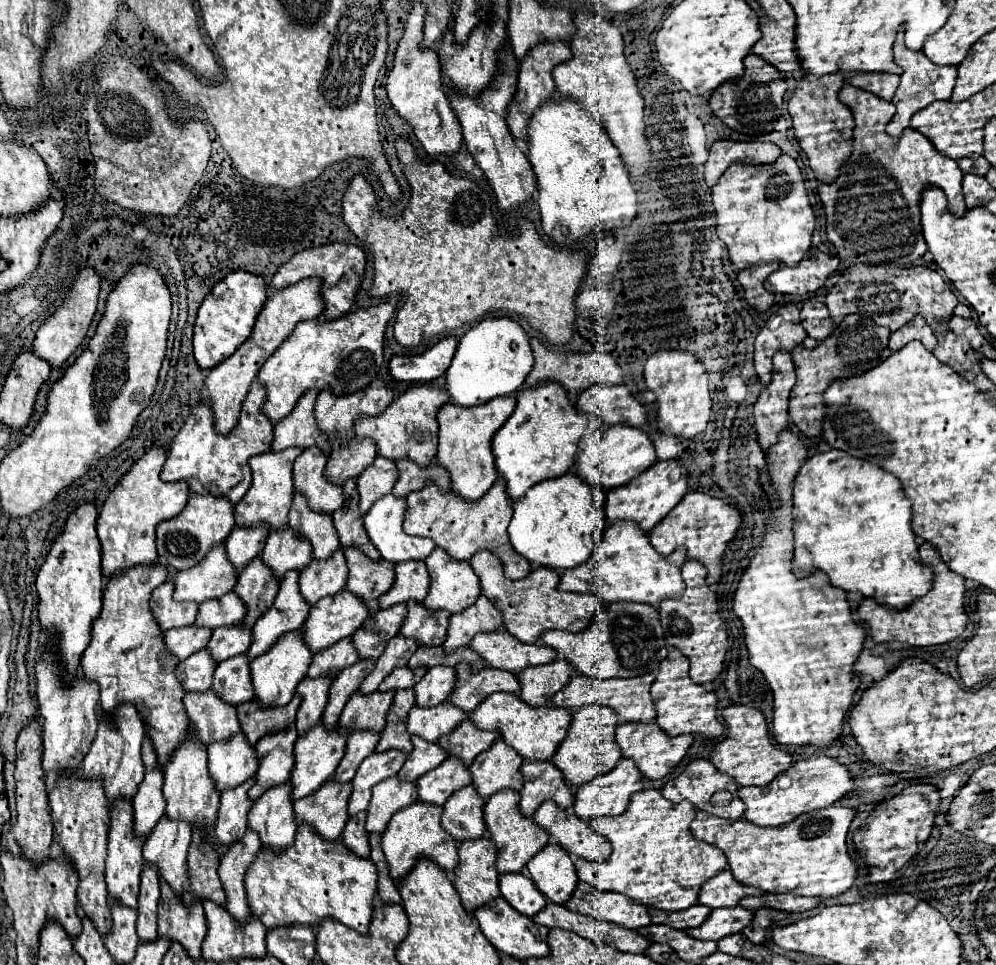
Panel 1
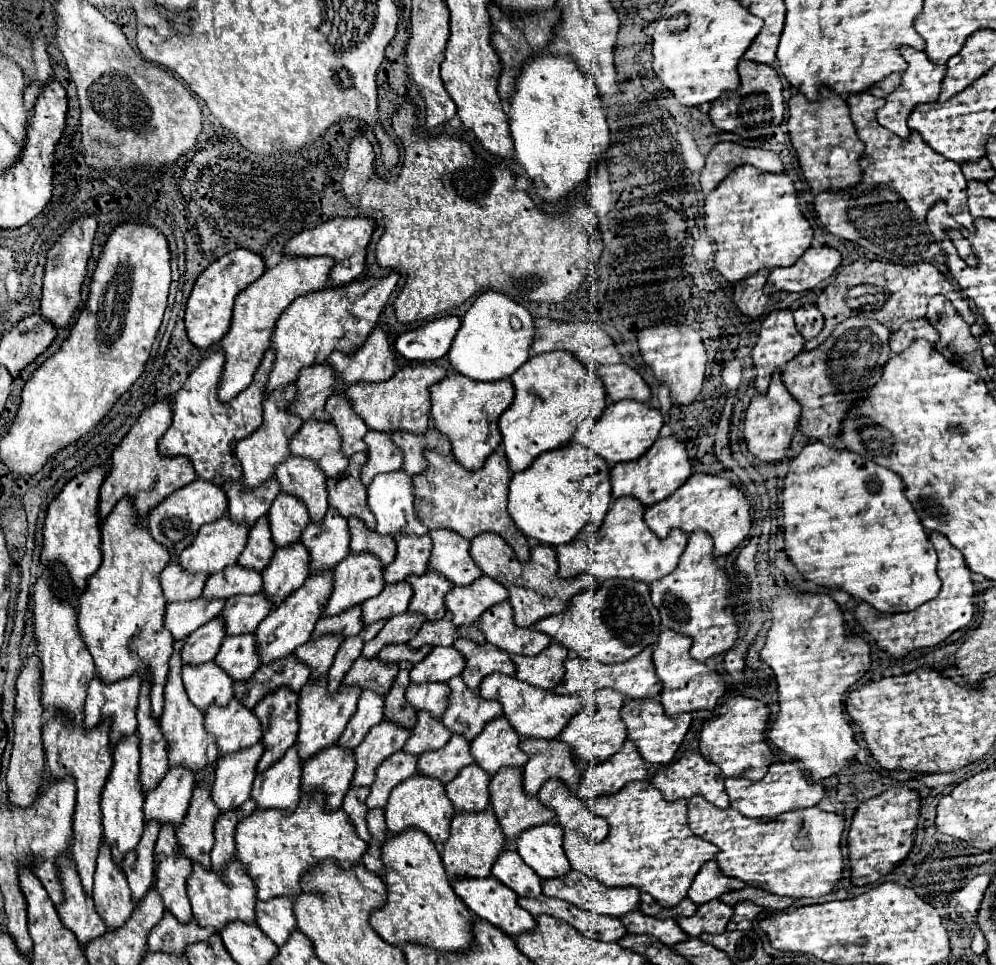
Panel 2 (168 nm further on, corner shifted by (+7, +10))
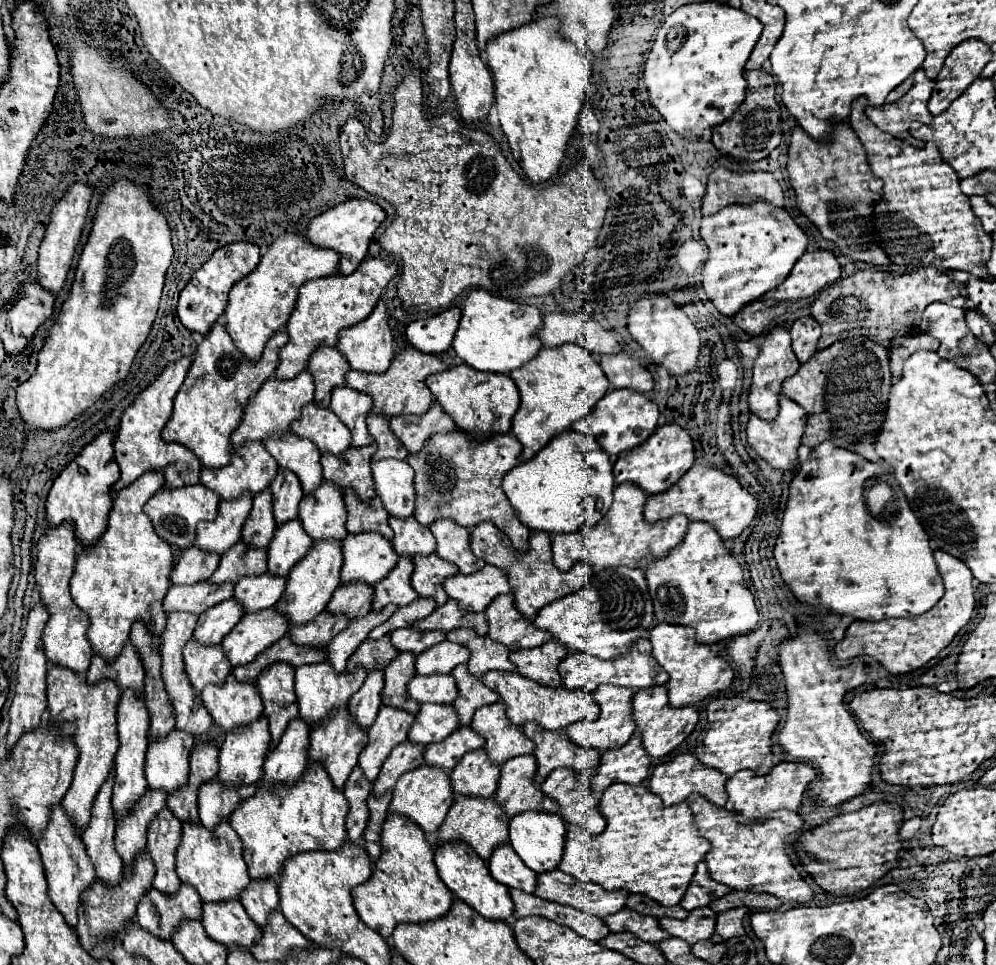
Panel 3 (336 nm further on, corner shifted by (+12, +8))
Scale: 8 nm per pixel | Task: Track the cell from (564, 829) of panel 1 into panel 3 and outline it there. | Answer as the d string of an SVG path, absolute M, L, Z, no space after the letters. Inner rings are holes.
M558 768L554 770L542 784L542 792L550 798L554 798L560 804L560 816L568 824L578 824L588 834L602 834L606 828L606 820L598 810L598 800L592 796L592 790L588 784L580 780L580 776L570 768Z

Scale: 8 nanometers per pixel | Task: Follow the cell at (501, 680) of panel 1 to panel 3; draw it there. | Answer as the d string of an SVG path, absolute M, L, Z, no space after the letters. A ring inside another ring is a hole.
M456 628L446 636L450 642L458 642L470 650L468 670L474 676L482 676L490 670L514 670L514 664L508 658L510 650L506 650L500 642L494 642L490 636L478 636L472 628Z

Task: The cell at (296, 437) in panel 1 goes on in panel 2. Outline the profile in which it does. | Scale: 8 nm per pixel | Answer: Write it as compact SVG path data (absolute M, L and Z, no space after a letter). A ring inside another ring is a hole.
M329 364L303 368L295 382L297 396L289 406L289 412L299 416L303 422L311 418L317 418L317 420L327 418L323 412L323 406L331 394L331 382L335 382L335 374L331 374Z

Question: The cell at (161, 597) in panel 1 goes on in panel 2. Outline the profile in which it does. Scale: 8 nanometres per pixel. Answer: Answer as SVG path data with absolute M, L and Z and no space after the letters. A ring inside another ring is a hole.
M169 564L161 574L159 582L167 602L189 602L201 596L205 586L203 574L187 574L179 564Z

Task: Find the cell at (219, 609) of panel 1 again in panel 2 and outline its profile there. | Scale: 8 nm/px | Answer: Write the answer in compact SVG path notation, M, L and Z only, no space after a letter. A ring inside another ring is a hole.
M229 566L223 574L215 574L215 578L207 578L203 588L205 600L227 600L239 594L259 594L263 590L261 574L251 574L251 570L239 570L239 566Z

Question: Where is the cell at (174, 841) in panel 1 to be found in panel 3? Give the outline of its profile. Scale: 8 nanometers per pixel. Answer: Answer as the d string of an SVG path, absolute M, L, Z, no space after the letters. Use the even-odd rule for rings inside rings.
M172 730L164 738L156 738L146 754L146 780L152 790L162 788L168 794L182 788L188 778L188 760L194 748L194 736Z

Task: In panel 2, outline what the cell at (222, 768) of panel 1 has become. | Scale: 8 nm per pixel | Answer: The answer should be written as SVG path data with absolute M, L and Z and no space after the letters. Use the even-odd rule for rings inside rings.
M235 698L225 708L209 706L205 710L205 728L215 738L219 756L251 748L263 736L255 714L251 710L243 710Z

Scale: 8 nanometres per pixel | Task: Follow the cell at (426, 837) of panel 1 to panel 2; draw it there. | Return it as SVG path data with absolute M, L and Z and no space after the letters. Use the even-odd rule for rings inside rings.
M419 774L411 776L411 780L405 780L399 786L395 786L391 790L389 802L385 806L385 822L387 822L387 832L391 836L399 834L403 830L409 830L409 828L417 828L417 830L425 832L435 844L445 844L453 816L455 816L455 808L451 808L449 798L445 796L443 784L439 784L433 778L419 776Z

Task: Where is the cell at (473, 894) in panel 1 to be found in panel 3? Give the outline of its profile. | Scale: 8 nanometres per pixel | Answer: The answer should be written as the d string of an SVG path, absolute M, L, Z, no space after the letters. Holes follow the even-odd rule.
M456 796L444 824L438 830L438 842L464 840L468 842L480 858L490 858L492 850L508 840L508 814L498 808L494 798L474 798L474 796Z

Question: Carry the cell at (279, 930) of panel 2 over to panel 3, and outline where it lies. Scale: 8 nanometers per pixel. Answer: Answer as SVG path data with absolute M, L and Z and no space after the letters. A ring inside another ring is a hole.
M260 878L250 880L246 890L240 896L242 906L246 908L248 916L262 928L266 926L268 914L278 908L278 892L274 878Z

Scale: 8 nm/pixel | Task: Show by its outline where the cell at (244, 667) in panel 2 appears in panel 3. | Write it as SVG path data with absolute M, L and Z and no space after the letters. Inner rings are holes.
M272 606L260 612L244 614L232 632L222 640L222 646L232 666L244 666L272 646L278 638L286 636L286 632L286 616Z

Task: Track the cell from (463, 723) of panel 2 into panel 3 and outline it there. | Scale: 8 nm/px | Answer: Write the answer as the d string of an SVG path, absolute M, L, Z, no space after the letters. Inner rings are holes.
M466 664L456 666L452 670L452 676L456 678L456 684L458 684L458 698L454 700L454 708L460 716L462 726L468 726L472 722L472 716L480 706L494 704L500 700L494 694L494 690L486 688L480 678L476 678L474 674L468 672Z

